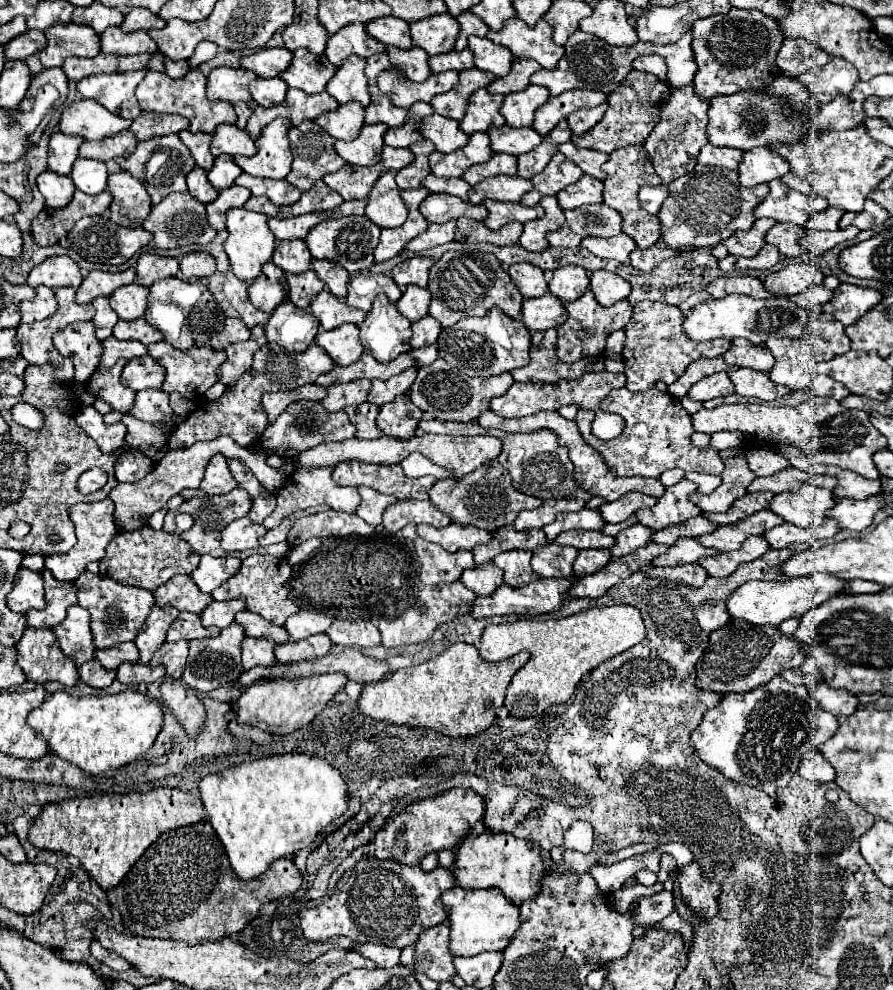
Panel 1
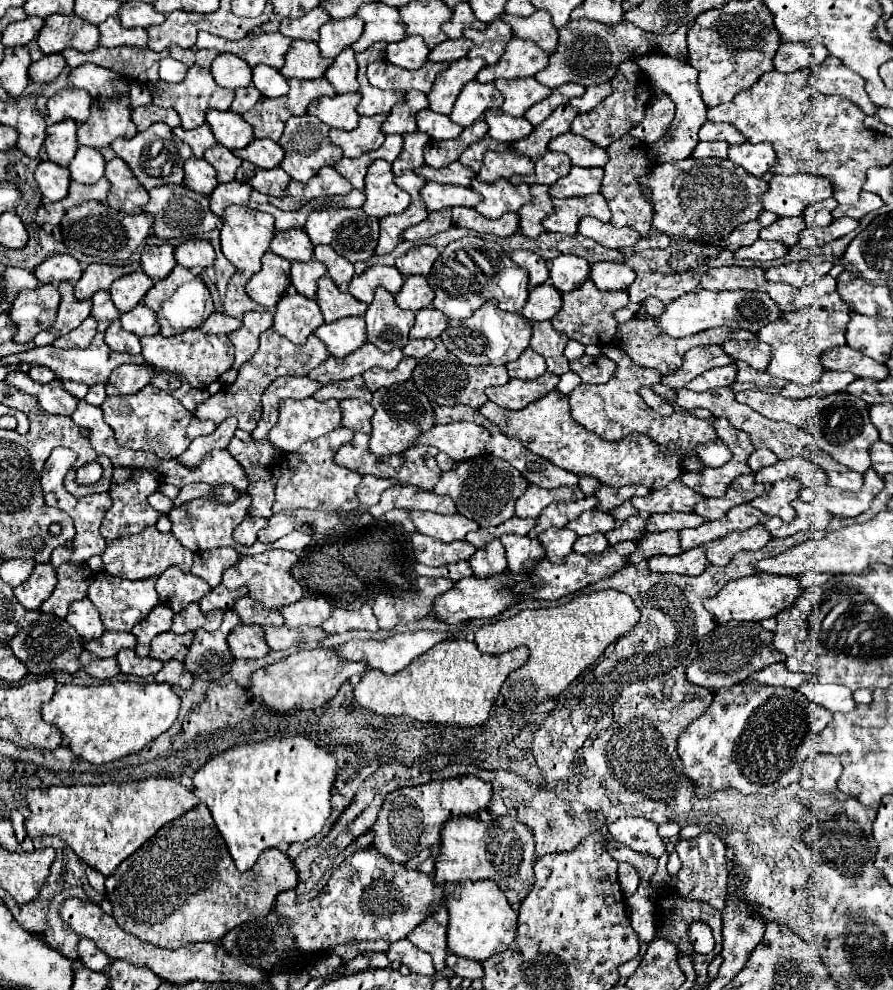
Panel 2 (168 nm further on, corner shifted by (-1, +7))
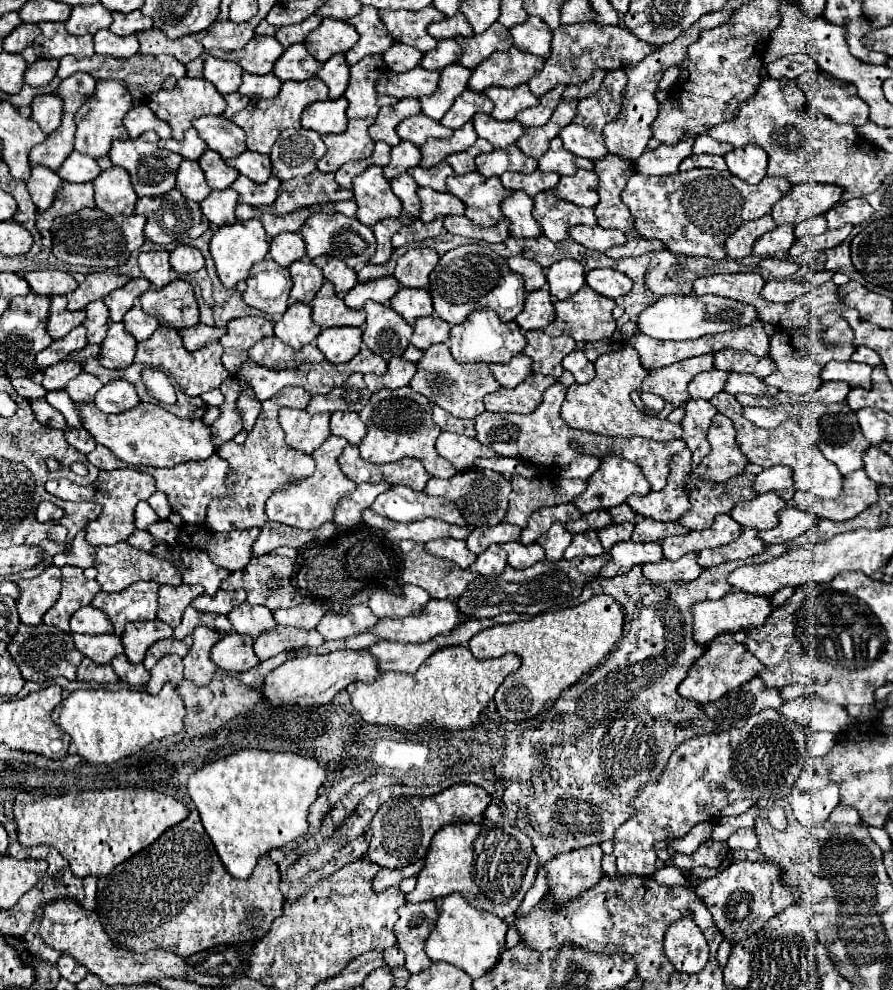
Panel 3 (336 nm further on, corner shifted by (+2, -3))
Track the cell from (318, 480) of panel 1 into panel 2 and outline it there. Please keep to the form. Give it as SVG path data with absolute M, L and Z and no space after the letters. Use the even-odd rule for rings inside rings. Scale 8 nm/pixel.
M341 427L341 429L335 429L319 439L307 441L297 453L287 453L281 461L281 477L275 485L273 513L293 511L299 507L329 509L329 511L357 509L359 501L357 501L355 489L361 483L361 477L355 471L335 465L335 461L333 461L333 455L339 451L339 447L351 439L353 439L353 431Z

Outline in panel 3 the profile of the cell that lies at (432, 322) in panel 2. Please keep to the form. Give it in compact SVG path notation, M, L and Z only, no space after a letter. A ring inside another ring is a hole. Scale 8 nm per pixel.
M432 315L422 317L422 319L416 319L416 323L414 323L414 335L412 335L410 343L424 351L434 343L446 341L448 333L450 333L450 325L444 319L432 317Z

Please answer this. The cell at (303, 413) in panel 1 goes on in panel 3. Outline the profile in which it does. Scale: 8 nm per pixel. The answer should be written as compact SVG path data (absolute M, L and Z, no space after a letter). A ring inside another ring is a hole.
M280 409L278 423L286 433L286 443L302 453L312 453L330 437L330 413L310 415L298 409Z

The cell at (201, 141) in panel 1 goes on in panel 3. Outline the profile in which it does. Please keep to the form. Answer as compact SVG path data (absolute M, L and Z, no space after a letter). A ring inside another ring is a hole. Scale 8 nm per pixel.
M188 129L184 133L184 139L176 141L176 139L166 139L166 141L158 141L158 147L160 149L166 149L166 151L174 151L174 153L180 153L184 159L190 159L190 161L198 161L200 155L204 153L206 145L204 141L198 137L198 133L194 129Z

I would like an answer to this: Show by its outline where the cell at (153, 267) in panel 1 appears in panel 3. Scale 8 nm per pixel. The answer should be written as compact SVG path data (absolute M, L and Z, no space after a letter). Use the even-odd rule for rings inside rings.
M148 251L140 253L138 265L142 275L154 285L154 287L164 287L170 283L170 263L168 263L168 251Z

